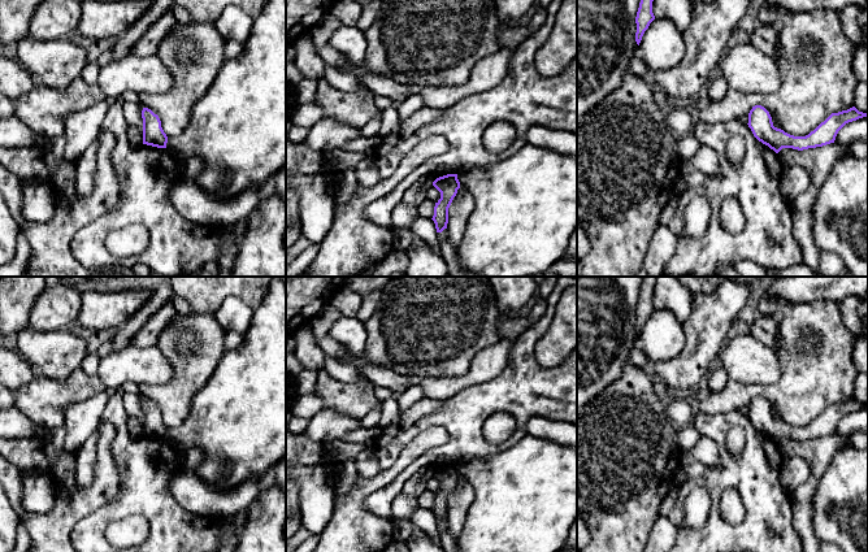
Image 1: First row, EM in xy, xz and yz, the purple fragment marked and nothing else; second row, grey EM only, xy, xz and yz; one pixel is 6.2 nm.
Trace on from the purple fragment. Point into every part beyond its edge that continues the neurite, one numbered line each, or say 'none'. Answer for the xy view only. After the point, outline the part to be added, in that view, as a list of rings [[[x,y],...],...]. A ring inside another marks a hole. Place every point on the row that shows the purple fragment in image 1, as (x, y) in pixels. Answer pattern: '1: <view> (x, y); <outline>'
1: xy (131, 111); [[[123,101],[122,104],[122,114],[126,119],[127,125],[135,125],[140,134],[143,134],[143,118],[142,118],[143,108],[134,101]]]

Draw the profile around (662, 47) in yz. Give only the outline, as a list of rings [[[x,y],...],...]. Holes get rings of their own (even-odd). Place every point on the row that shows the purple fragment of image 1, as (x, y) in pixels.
[[[655,18],[638,45],[639,57],[652,71],[678,65],[685,55],[682,31],[667,18]]]

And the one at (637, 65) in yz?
[[[634,55],[629,62],[629,71],[632,71],[633,74],[638,77],[645,78],[645,75],[648,71],[648,68],[639,56]]]

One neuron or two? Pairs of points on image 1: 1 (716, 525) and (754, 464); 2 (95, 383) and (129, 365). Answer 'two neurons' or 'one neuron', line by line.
1: one neuron
2: two neurons

